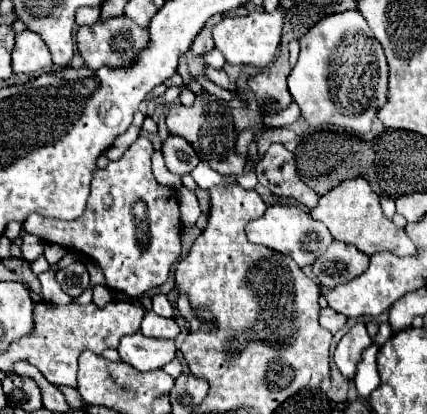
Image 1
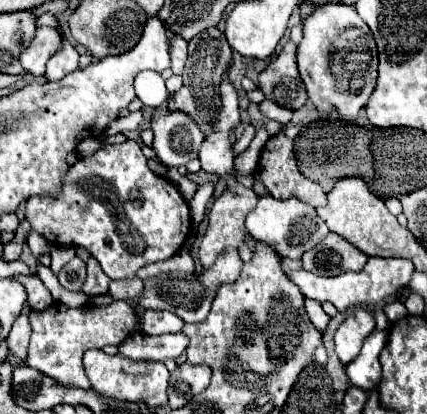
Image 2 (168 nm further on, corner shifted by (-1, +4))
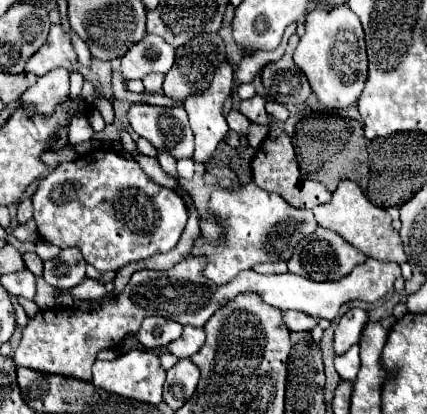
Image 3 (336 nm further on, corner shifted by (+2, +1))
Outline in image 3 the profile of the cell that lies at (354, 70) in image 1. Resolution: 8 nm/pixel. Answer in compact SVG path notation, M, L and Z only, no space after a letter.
M322 7L306 15L306 33L294 51L294 63L304 71L312 93L326 109L348 109L360 99L368 79L368 57L360 19L346 7Z

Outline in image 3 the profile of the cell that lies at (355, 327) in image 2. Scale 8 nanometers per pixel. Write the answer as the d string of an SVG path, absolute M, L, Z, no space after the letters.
M348 309L334 331L334 351L336 355L344 355L354 343L360 341L360 335L368 323L368 311L364 309Z

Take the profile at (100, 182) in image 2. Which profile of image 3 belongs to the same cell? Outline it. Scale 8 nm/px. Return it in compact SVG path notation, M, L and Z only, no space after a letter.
M94 149L70 163L58 165L44 179L40 179L32 203L40 237L60 249L80 249L86 263L94 265L100 273L116 273L130 263L172 251L188 219L188 209L176 191L156 185L146 177L134 159L126 159L112 149Z

